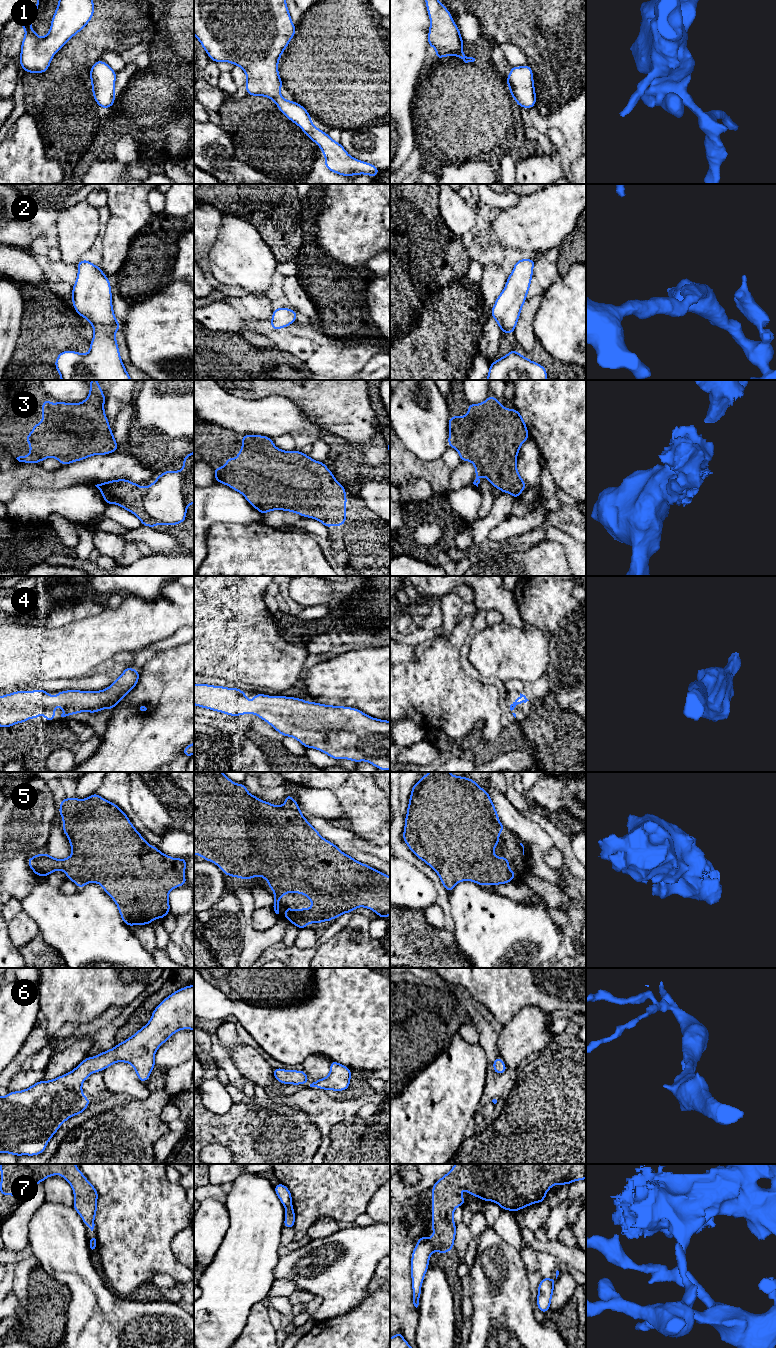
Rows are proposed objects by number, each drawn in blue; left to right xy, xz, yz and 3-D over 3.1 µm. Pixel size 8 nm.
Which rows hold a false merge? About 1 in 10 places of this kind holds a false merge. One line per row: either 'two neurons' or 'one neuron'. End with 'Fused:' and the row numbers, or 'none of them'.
1: one neuron
2: one neuron
3: one neuron
4: one neuron
5: one neuron
6: one neuron
7: two neurons
Fused: 7

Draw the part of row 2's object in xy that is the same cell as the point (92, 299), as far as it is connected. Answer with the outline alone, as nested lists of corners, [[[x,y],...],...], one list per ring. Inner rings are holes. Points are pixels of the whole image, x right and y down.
[[[88,260],[77,263],[78,274],[72,288],[75,311],[87,319],[93,327],[94,336],[87,354],[77,351],[61,351],[55,360],[61,380],[132,380],[121,360],[115,333],[120,329],[112,305],[111,284],[100,266]]]

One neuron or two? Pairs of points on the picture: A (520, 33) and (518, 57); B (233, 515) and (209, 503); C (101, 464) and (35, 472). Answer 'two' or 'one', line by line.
A: two
B: one
C: one

